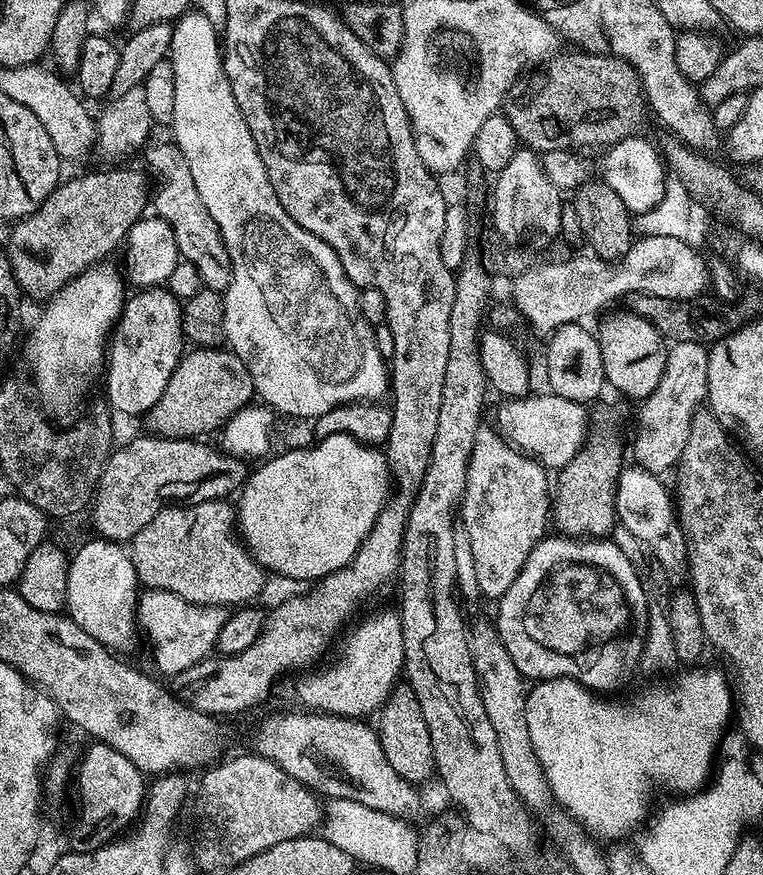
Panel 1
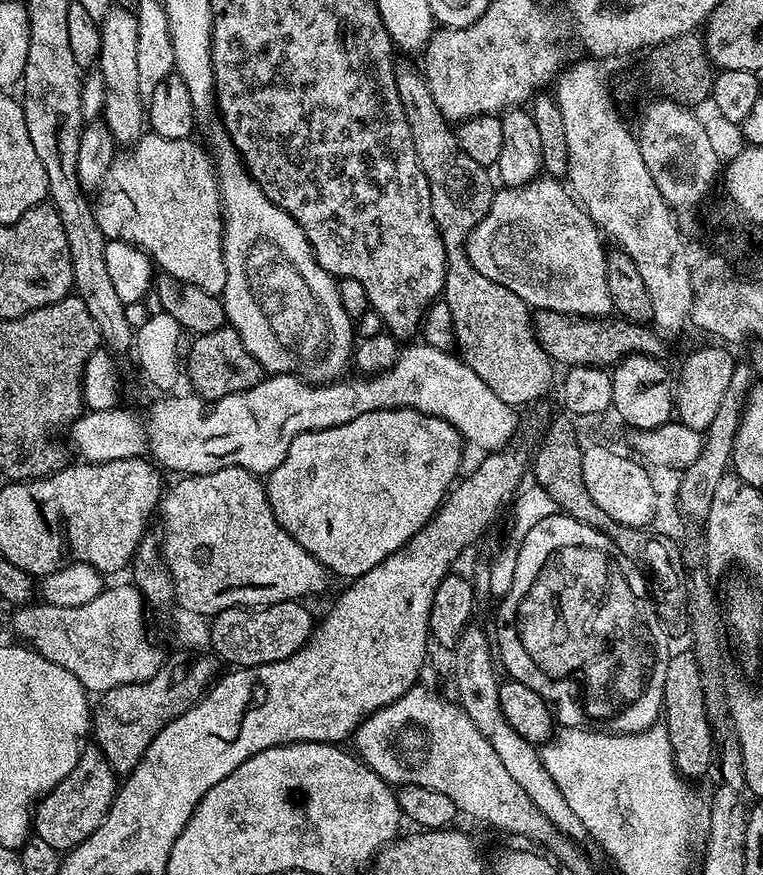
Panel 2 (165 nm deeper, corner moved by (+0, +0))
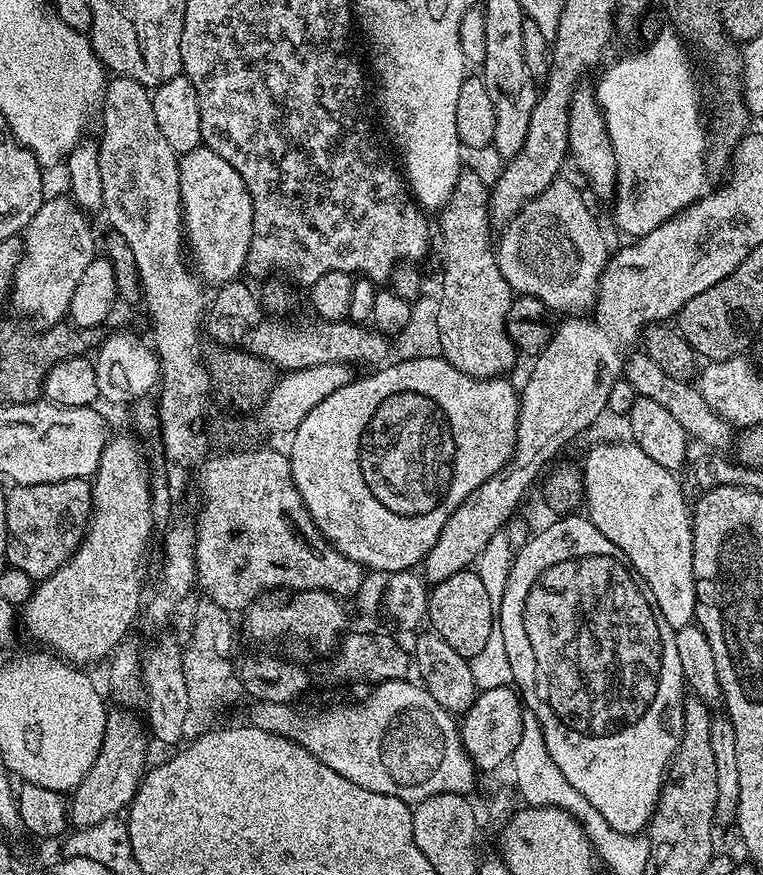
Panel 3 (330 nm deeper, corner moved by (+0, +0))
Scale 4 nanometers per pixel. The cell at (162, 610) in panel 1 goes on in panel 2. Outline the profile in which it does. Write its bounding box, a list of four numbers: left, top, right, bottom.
[13,583,162,694]

